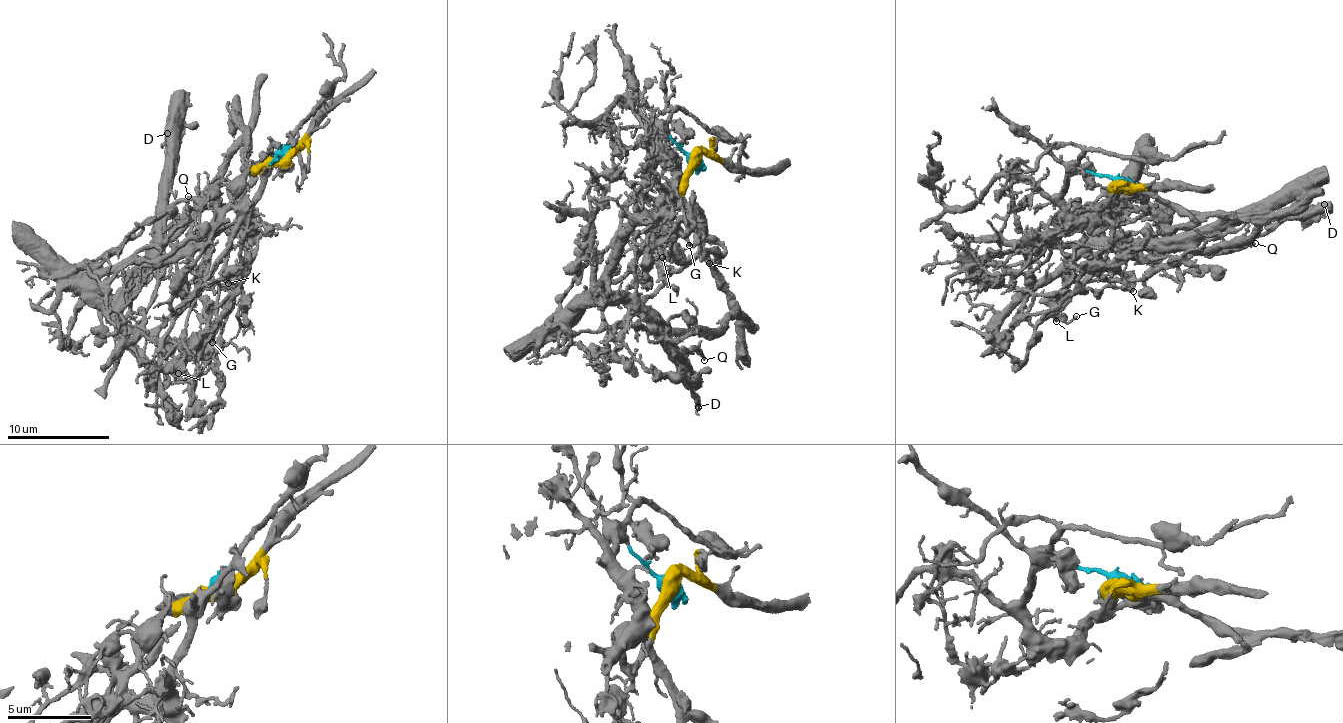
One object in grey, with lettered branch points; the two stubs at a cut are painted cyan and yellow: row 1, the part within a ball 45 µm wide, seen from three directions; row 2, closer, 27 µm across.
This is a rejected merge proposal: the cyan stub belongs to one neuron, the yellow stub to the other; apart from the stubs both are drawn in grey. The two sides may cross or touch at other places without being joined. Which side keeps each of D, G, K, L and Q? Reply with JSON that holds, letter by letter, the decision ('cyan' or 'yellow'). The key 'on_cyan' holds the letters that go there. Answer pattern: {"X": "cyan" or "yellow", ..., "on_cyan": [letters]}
{"D": "yellow", "G": "yellow", "K": "yellow", "L": "yellow", "Q": "yellow", "on_cyan": []}

